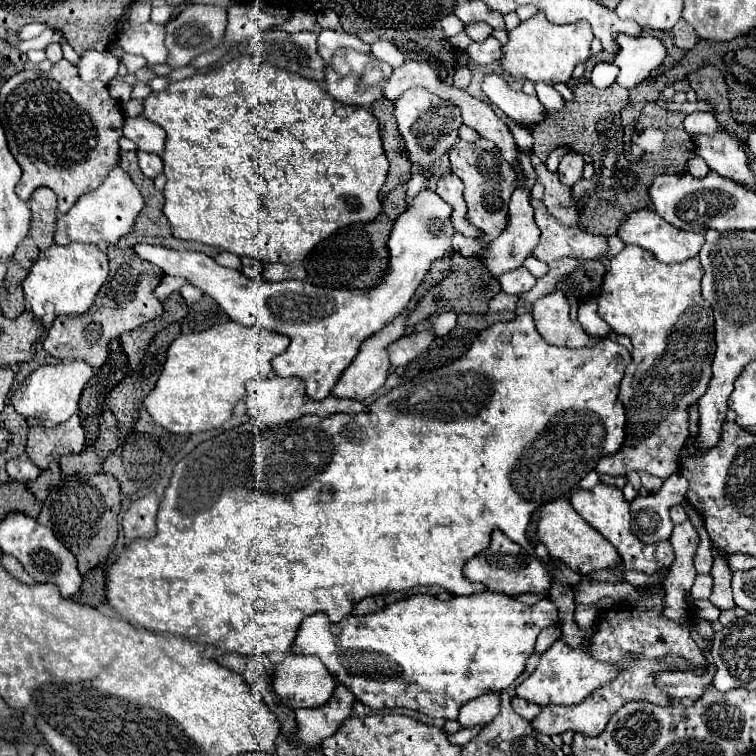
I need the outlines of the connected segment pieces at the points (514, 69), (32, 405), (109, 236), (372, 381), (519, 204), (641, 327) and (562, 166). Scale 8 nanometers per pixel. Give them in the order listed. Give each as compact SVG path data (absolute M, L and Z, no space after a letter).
M543 13L521 21L513 31L509 31L509 43L503 45L503 55L499 59L501 69L513 79L521 81L541 81L555 85L559 81L567 83L573 75L577 63L583 63L591 55L593 33L587 21L577 21L571 25L555 25L545 19Z
M75 359L59 365L41 365L23 381L23 387L11 395L11 405L19 415L43 419L53 425L65 423L71 415L77 413L79 395L91 377L93 377L93 369L83 359Z
M117 165L109 177L103 181L103 185L95 191L89 191L79 197L79 201L63 215L57 217L57 231L55 231L55 243L67 245L67 243L93 243L99 247L115 245L121 237L129 235L133 231L133 225L137 221L137 215L143 209L143 197L135 183L123 173L123 169Z
M407 311L399 313L391 323L387 323L387 327L383 327L381 331L377 331L375 335L367 337L363 343L361 343L361 349L359 349L359 355L353 359L353 363L343 371L343 375L339 377L339 381L335 383L333 387L333 395L335 397L351 397L351 399L365 399L369 395L373 395L375 391L379 391L385 383L385 377L387 377L387 371L389 371L389 365L391 361L387 359L387 347L395 341L395 339L401 339L405 337L405 327L407 327Z
M519 151L519 163L521 163L521 169L523 169L523 173L527 177L527 185L523 189L517 187L513 191L511 201L509 201L509 225L507 225L507 229L497 239L493 239L493 243L483 253L483 263L485 263L485 267L487 267L487 271L491 273L493 279L499 279L503 273L521 267L523 261L527 257L531 257L533 251L535 251L535 247L539 245L539 227L535 225L533 207L529 203L529 189L535 183L535 171L533 171L533 165L529 161L529 155L523 153L523 151Z
M627 245L609 261L597 313L615 333L631 339L633 361L619 389L619 401L627 411L625 441L617 453L599 459L601 475L643 469L667 479L679 471L679 453L689 437L689 407L705 395L715 353L713 311L701 297L701 277L699 259L665 265L637 245Z
M565 155L559 163L559 181L567 187L573 187L577 181L583 179L583 157L581 155Z

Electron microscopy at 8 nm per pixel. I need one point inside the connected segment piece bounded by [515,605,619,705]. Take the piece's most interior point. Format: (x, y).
(565, 675)

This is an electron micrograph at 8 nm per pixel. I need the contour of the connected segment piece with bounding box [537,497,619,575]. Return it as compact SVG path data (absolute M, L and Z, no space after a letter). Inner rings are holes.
M559 497L551 503L545 503L539 509L539 523L537 523L537 535L541 543L549 549L551 557L563 561L573 571L585 575L589 571L599 571L605 567L613 567L619 561L617 549L599 533L595 531L569 503L569 499Z

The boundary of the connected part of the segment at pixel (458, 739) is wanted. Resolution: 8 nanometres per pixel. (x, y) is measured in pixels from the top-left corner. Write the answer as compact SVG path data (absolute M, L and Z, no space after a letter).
M481 725L465 727L465 729L461 729L461 731L457 731L457 733L451 735L451 743L455 743L455 745L465 745L465 743L469 743L475 735L479 735L479 731L481 731Z

